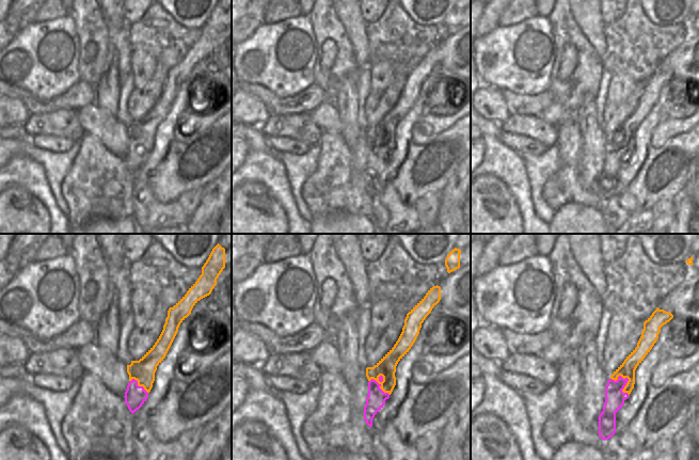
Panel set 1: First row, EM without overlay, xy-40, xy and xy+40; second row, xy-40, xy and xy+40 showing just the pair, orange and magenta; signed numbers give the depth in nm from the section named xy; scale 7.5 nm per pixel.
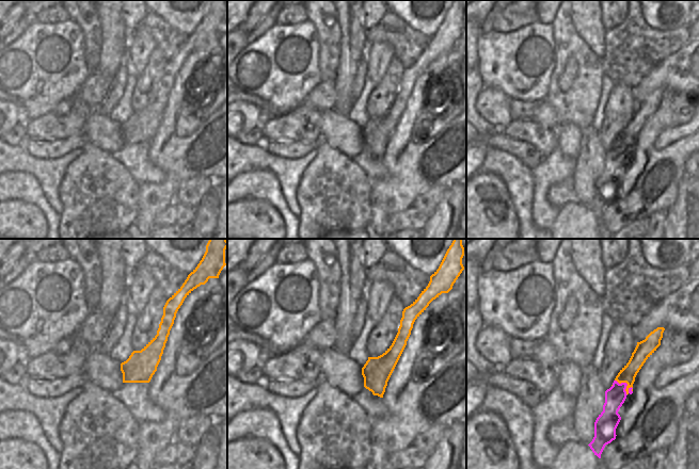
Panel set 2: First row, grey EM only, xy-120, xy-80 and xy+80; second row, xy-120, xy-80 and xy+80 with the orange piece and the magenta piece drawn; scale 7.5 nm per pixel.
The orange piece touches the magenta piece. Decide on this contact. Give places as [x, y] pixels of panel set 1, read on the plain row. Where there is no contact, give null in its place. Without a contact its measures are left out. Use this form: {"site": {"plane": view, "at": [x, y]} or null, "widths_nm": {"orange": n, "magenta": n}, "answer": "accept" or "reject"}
{"site": {"plane": "xy", "at": [380, 147]}, "widths_nm": {"orange": 140, "magenta": 140}, "answer": "accept"}

